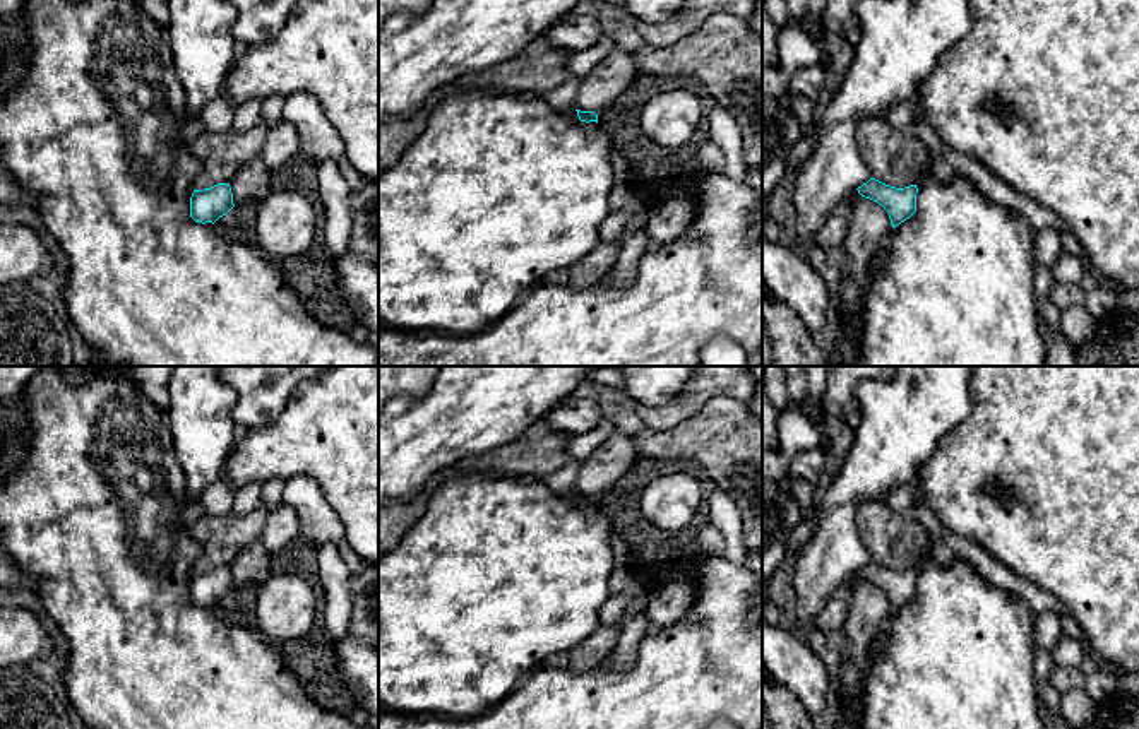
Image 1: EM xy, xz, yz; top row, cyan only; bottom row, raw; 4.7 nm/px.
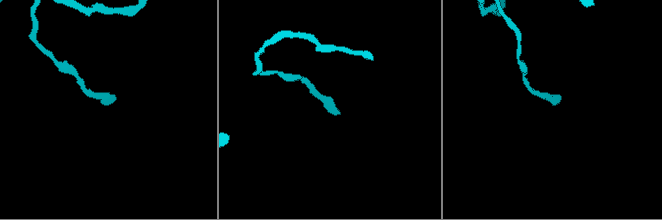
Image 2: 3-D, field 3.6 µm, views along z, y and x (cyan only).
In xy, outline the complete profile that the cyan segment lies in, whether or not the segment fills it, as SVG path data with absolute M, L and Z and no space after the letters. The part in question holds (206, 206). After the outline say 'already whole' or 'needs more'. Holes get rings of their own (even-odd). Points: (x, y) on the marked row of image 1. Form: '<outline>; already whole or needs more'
M218 183L211 188L194 190L190 197L190 217L195 222L216 222L226 216L233 204L233 193L230 183Z; already whole

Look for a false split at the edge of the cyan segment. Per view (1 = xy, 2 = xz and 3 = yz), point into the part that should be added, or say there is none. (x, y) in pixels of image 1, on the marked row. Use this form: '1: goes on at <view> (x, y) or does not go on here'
1: does not go on here
2: does not go on here
3: does not go on here

